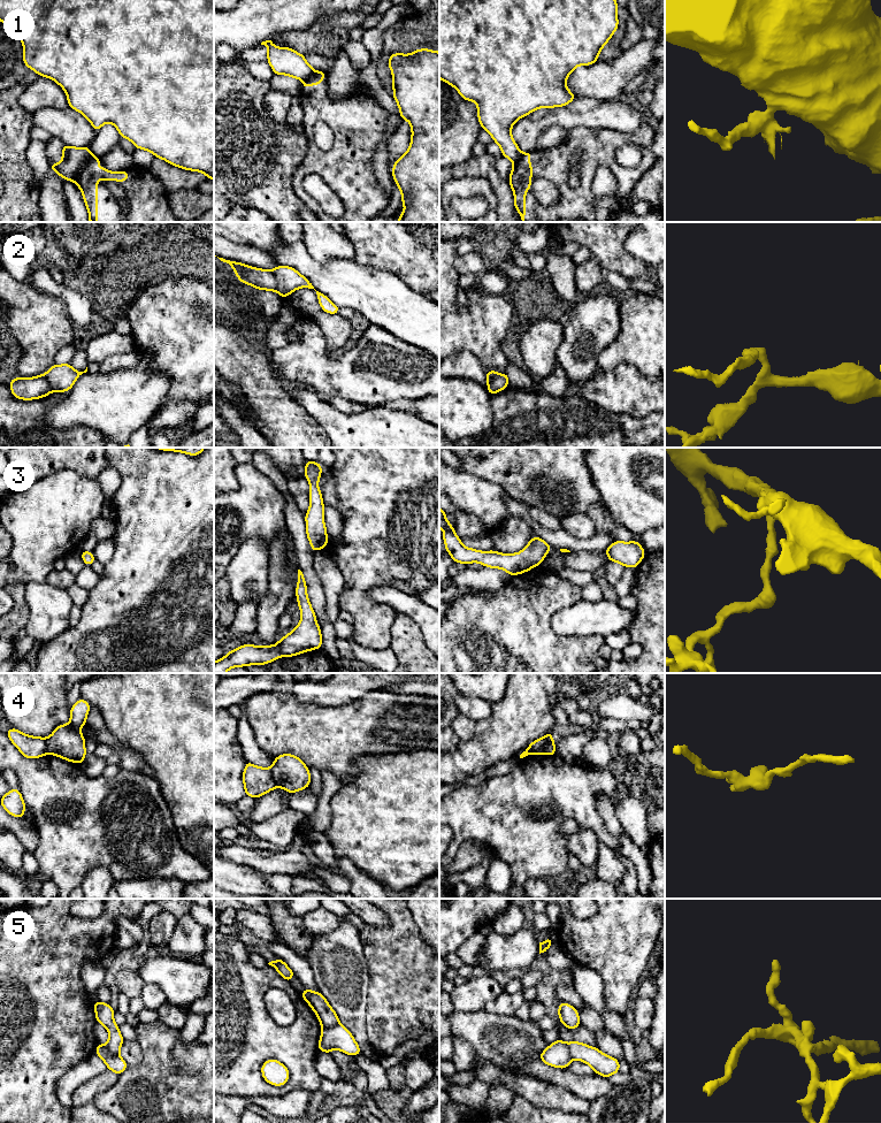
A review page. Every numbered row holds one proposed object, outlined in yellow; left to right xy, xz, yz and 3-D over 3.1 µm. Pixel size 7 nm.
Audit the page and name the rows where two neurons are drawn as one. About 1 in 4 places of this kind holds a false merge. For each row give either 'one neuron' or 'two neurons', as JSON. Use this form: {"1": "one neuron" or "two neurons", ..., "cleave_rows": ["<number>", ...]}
{"1": "two neurons", "2": "two neurons", "3": "one neuron", "4": "two neurons", "5": "two neurons", "cleave_rows": ["1", "2", "4", "5"]}

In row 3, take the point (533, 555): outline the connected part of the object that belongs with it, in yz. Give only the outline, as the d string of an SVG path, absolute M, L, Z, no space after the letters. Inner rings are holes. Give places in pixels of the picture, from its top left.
M439 507L439 528L444 529L445 550L454 563L465 565L480 563L485 567L501 568L513 576L541 565L552 548L537 536L533 536L529 543L518 553L500 553L495 550L480 551L467 548L461 543L452 524L446 520L445 515L446 512Z

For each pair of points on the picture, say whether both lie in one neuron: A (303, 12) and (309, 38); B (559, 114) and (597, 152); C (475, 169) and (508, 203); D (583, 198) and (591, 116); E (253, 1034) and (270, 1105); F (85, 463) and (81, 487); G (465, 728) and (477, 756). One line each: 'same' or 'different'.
A: different
B: different
C: same
D: different
E: different
F: different
G: different

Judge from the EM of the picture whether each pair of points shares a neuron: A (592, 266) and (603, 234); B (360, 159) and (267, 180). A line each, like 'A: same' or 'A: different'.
A: different
B: different

